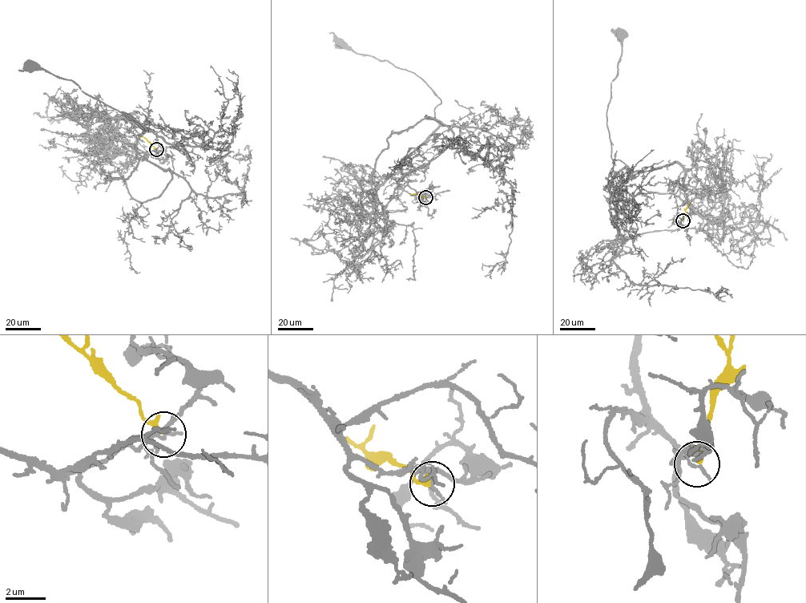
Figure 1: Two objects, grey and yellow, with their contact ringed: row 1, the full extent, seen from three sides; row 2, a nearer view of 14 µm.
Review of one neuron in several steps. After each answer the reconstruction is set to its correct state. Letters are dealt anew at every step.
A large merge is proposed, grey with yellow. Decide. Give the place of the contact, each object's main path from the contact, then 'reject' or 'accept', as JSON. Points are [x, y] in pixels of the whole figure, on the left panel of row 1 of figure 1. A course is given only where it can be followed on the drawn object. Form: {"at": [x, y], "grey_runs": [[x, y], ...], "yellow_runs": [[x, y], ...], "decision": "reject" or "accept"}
{"at": [156, 149], "grey_runs": [[156, 149], [147, 152], [114, 140], [122, 113], [150, 131], [143, 132], [139, 122], [70, 80], [30, 64]], "yellow_runs": [[156, 149], [139, 135]], "decision": "reject"}

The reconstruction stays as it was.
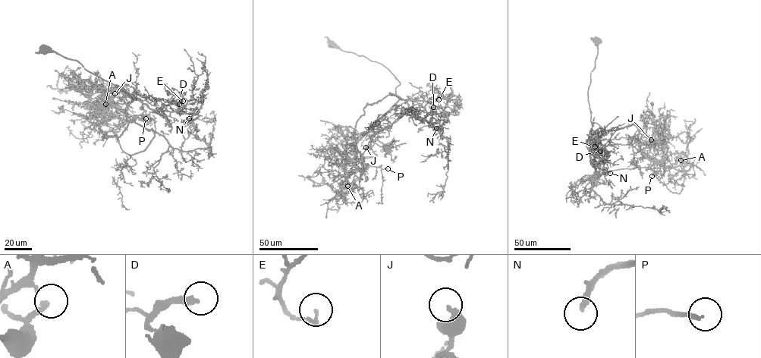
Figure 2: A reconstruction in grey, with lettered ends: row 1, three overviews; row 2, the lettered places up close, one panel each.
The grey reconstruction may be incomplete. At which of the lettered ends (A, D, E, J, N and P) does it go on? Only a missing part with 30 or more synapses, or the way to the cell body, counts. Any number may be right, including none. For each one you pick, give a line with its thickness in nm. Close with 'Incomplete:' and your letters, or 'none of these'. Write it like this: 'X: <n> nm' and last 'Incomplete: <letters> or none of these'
D: 280 nm
E: 120 nm
N: 200 nm
Incomplete: D, E, N

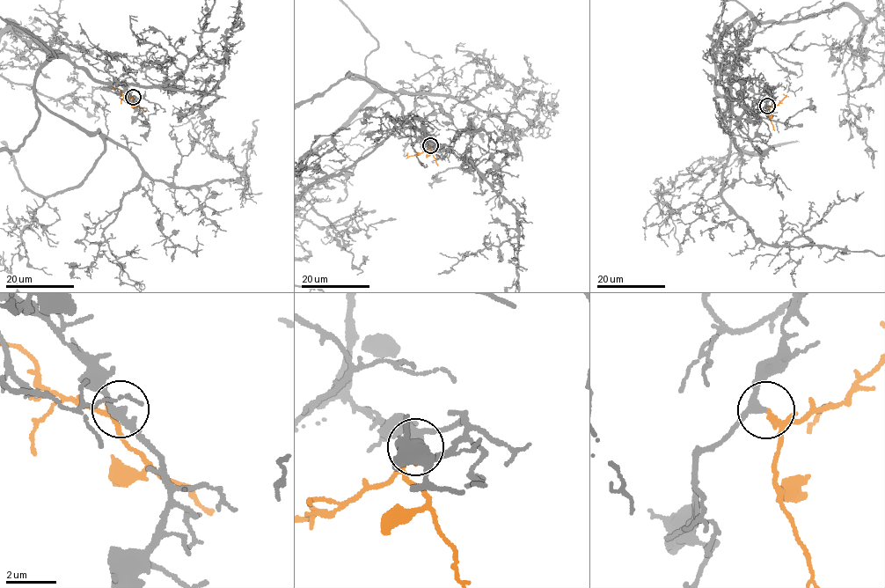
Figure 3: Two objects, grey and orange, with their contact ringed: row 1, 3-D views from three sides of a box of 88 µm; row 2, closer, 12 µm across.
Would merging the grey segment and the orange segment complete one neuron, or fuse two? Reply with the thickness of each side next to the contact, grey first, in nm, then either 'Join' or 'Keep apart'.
Thickness 280 nm (grey) against 200 nm. Join

